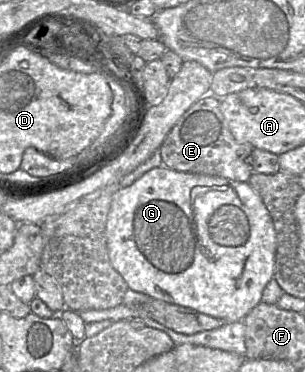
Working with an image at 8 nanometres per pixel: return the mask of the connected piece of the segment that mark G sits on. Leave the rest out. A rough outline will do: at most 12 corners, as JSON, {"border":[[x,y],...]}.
{"border":[[152,168],[113,194],[128,288],[243,321],[276,234],[248,182]]}

